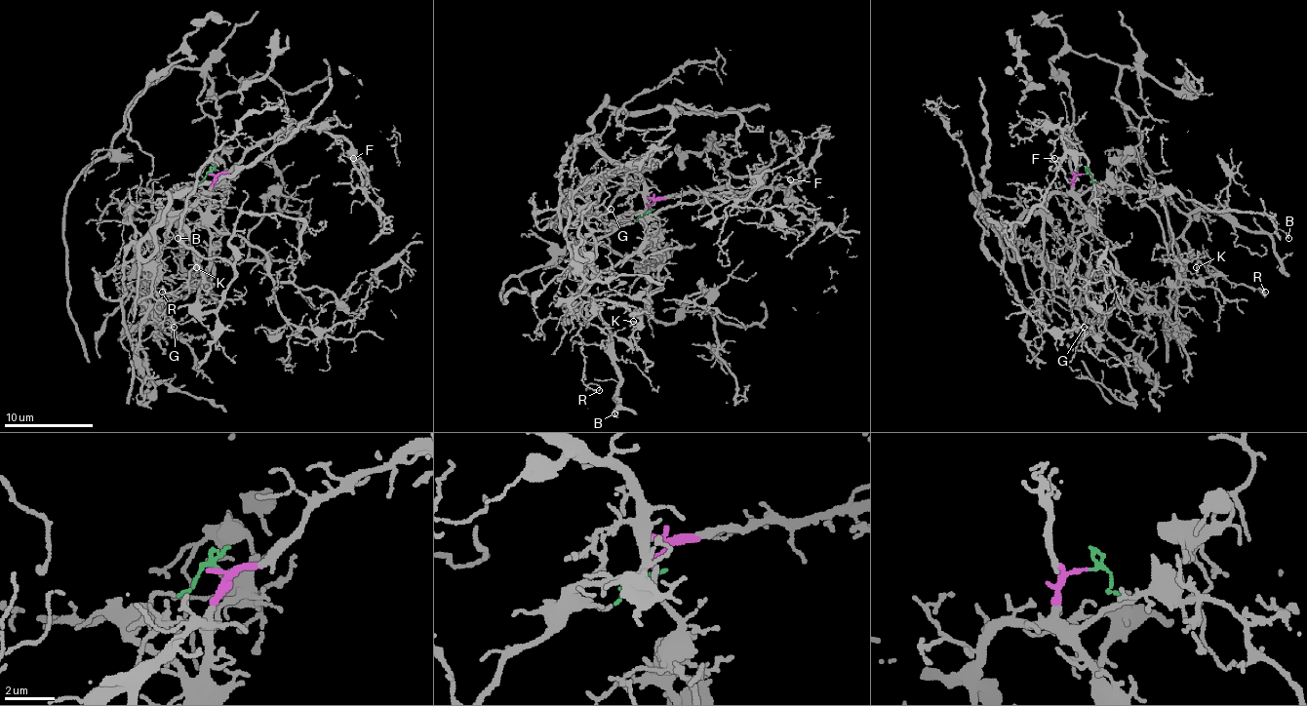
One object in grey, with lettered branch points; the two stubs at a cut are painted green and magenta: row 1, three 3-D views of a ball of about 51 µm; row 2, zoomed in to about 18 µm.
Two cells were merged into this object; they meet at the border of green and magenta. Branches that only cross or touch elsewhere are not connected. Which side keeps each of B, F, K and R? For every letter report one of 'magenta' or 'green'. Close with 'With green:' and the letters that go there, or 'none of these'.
B: green
F: magenta
K: magenta
R: green
With green: B, R

